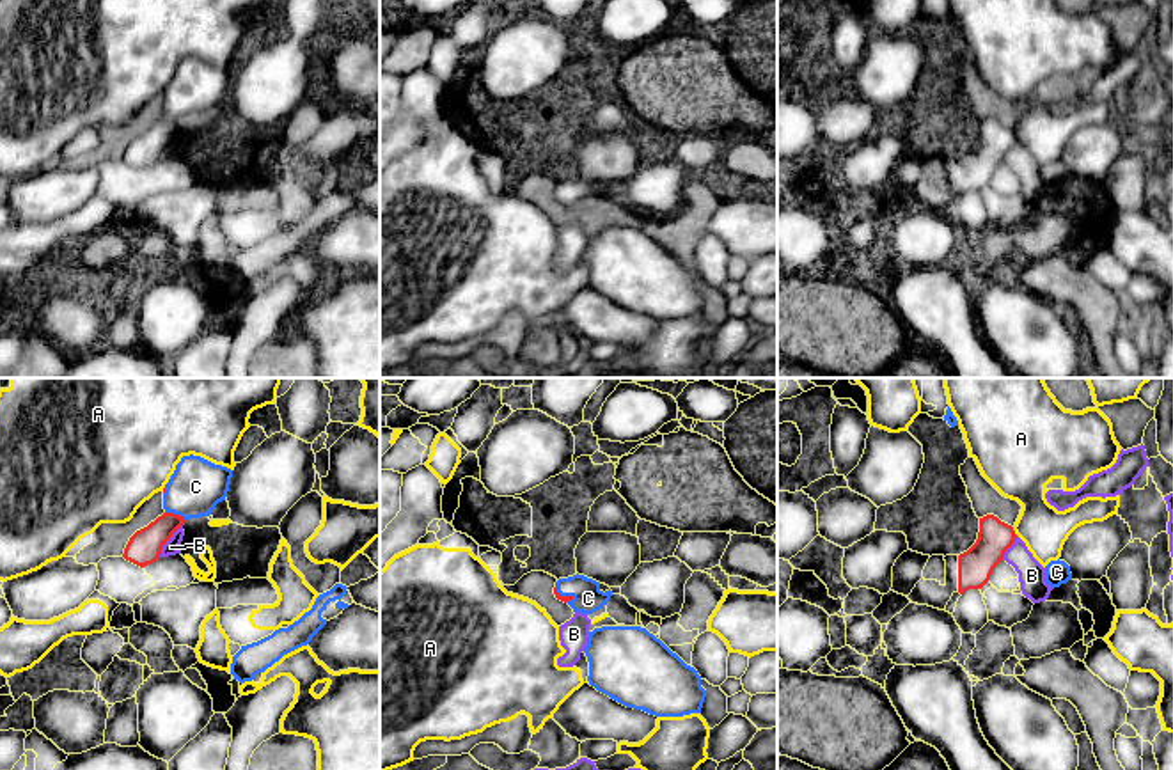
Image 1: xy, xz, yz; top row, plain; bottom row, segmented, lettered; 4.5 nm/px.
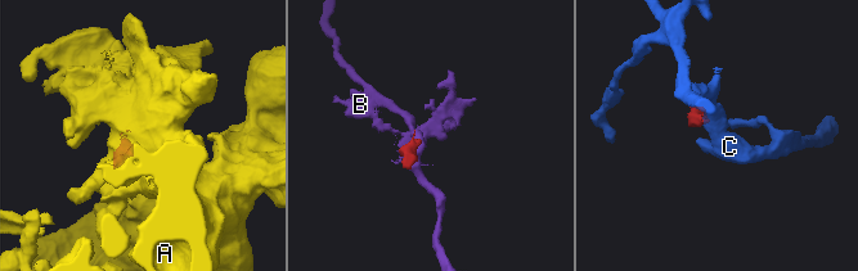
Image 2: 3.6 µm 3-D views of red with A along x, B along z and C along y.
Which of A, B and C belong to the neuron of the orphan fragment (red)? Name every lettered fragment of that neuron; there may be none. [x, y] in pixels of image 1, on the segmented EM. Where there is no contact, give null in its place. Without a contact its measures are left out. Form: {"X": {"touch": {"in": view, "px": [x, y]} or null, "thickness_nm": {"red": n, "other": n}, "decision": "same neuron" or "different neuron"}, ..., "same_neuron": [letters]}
{"A": {"touch": {"in": "yz", "px": [1014, 531]}, "thickness_nm": {"red": 160, "other": 220}, "decision": "different neuron"}, "B": {"touch": {"in": "xy", "px": [169, 538]}, "thickness_nm": {"red": 160, "other": 70}, "decision": "different neuron"}, "C": {"touch": {"in": "xy", "px": [176, 515]}, "thickness_nm": {"red": 160, "other": 240}, "decision": "same neuron"}, "same_neuron": ["C"]}

